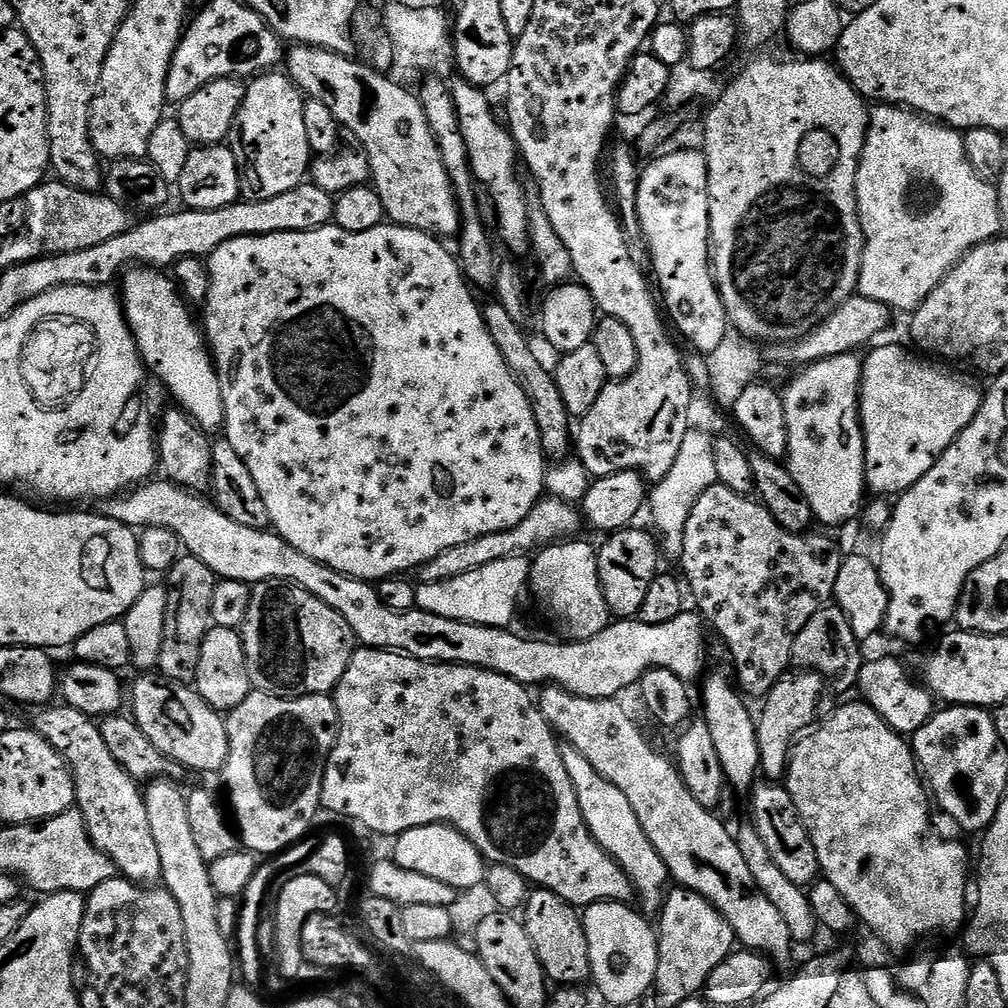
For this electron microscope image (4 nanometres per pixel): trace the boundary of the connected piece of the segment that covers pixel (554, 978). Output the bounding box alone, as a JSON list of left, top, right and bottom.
[522,888,592,986]

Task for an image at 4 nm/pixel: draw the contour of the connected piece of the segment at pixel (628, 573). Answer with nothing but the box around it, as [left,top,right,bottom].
[596,526,662,618]

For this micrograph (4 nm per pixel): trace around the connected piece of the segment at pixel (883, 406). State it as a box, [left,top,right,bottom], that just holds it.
[860,344,982,498]

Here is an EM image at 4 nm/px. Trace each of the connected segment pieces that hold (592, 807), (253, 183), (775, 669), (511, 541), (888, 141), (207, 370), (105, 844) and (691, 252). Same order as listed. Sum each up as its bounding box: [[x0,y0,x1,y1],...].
[[560,743,670,914],[230,70,314,199],[678,482,842,698],[418,499,573,583],[856,106,1001,310],[122,266,224,434],[34,706,162,886],[638,148,730,354]]

